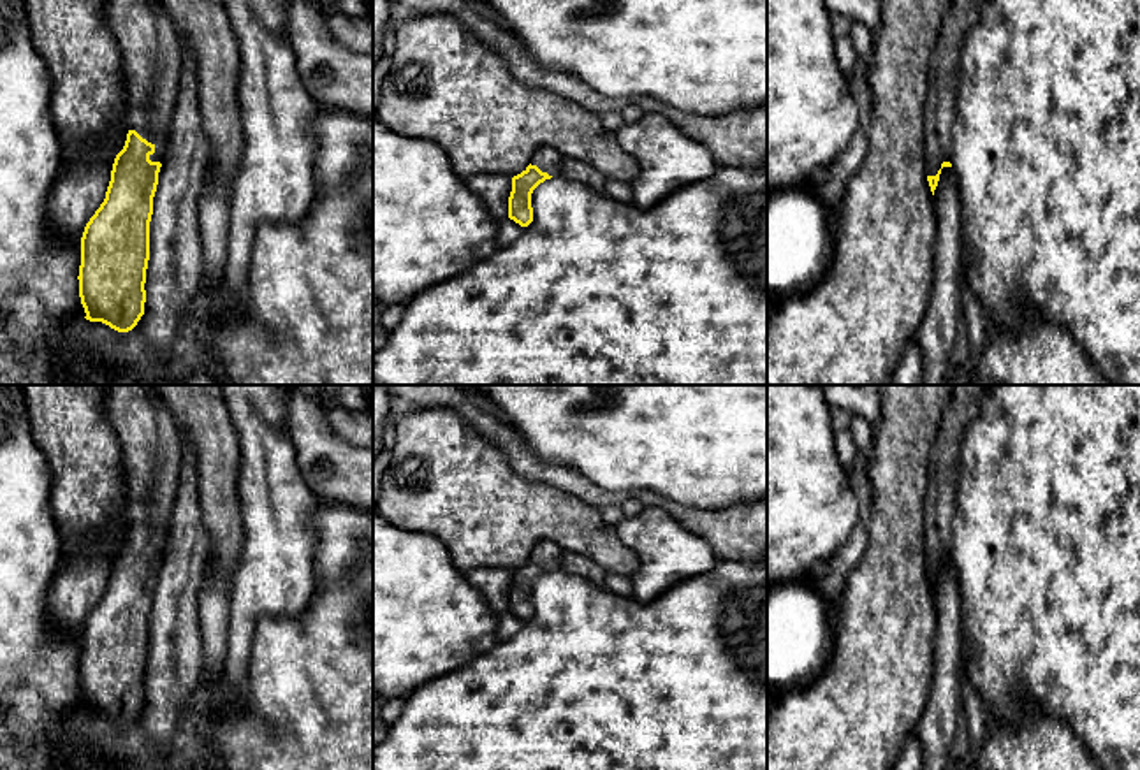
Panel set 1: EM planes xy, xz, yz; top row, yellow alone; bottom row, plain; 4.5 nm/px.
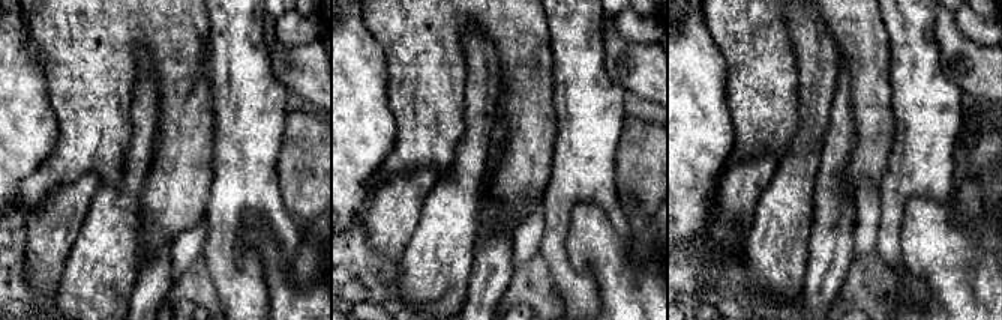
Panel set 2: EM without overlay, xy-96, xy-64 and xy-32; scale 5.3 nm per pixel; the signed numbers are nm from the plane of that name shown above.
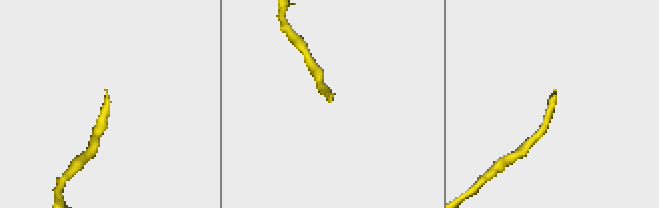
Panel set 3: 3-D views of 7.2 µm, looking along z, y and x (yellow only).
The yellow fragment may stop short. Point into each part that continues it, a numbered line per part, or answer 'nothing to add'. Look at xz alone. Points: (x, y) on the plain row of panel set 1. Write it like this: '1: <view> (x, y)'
1: xz (549, 554)

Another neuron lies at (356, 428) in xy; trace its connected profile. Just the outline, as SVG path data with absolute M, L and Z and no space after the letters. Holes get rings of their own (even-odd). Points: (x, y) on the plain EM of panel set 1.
M322 404L331 429L352 447L373 448L373 410L352 411Z

